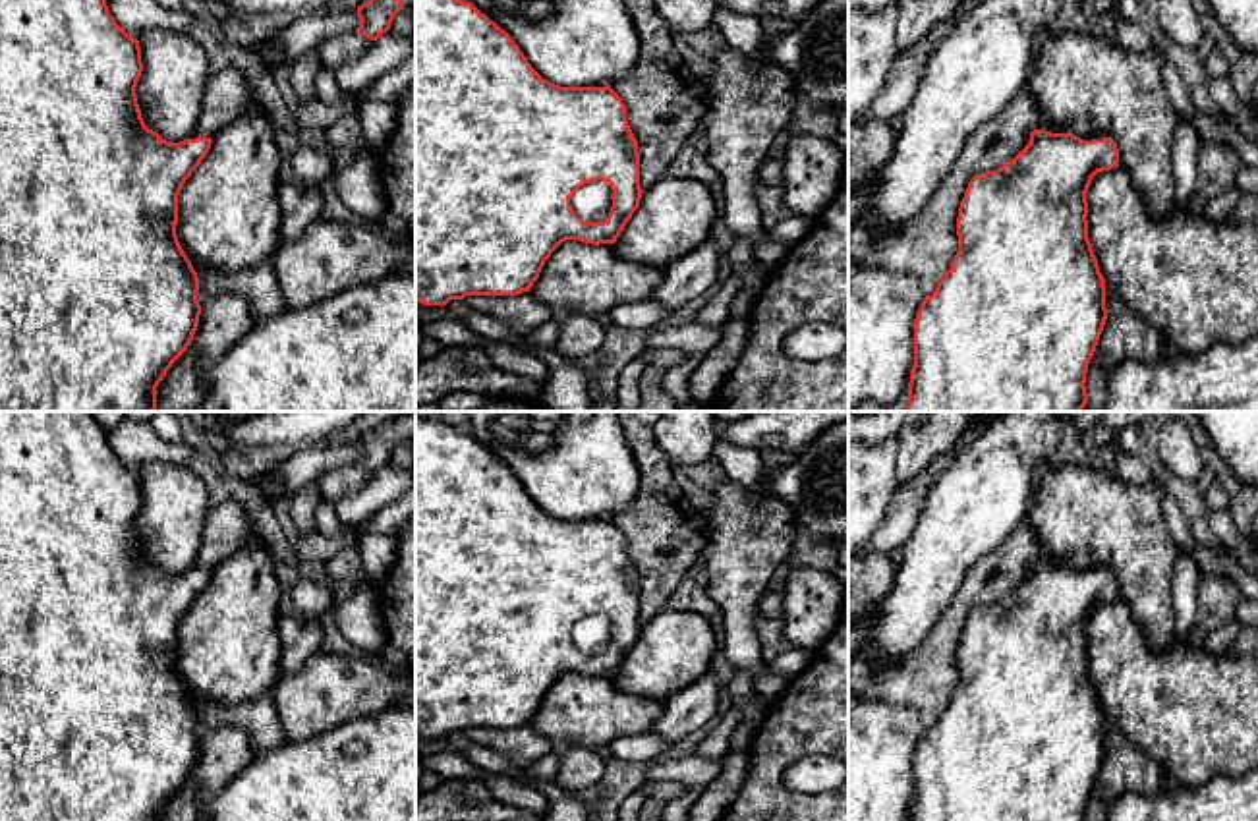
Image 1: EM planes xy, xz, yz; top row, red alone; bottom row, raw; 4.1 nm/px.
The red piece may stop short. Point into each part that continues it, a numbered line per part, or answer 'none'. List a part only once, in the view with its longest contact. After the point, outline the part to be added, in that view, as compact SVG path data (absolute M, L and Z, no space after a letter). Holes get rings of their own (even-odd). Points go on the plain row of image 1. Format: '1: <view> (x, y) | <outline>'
1: xz (592, 634) | M601 612L584 616L570 630L570 637L584 655L603 655L613 639L613 622Z

